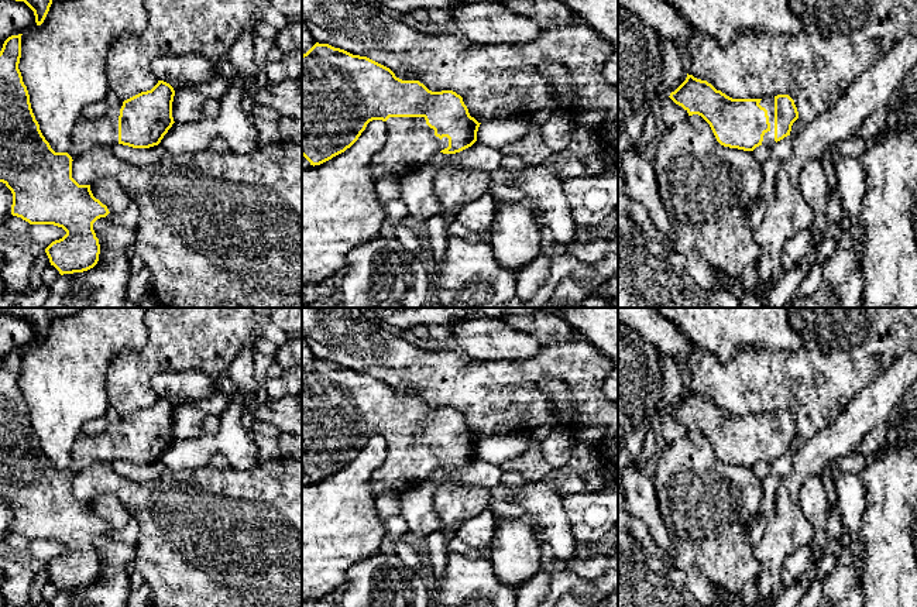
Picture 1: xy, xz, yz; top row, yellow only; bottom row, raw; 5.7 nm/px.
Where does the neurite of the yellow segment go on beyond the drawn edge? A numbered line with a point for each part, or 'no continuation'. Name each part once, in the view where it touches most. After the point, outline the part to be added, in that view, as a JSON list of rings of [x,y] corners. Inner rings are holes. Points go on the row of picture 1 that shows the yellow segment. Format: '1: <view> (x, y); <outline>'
1: xz (409, 144); [[[389,117],[384,123],[385,144],[372,157],[370,165],[374,181],[382,176],[401,179],[413,174],[449,147],[449,138],[436,137],[425,117]]]

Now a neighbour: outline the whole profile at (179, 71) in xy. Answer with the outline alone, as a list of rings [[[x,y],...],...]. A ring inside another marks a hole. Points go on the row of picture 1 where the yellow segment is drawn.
[[[200,54],[162,55],[151,62],[158,80],[169,83],[174,90],[209,82],[216,73],[213,61]]]

